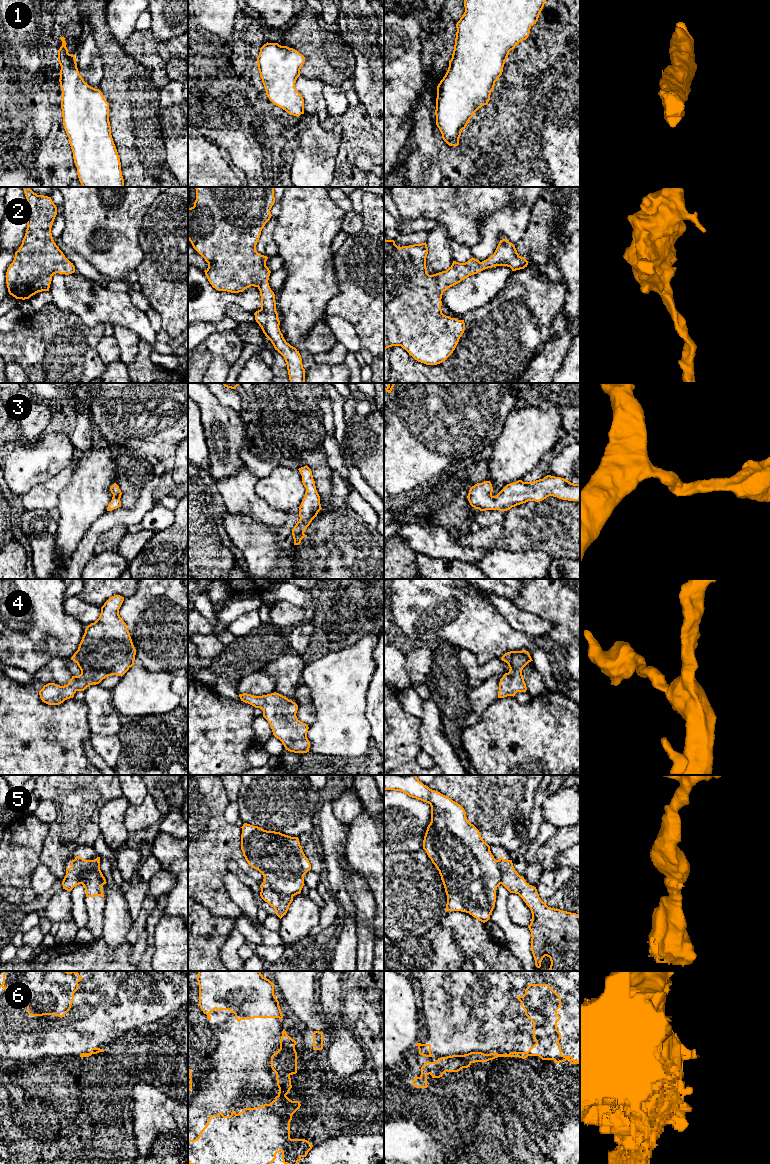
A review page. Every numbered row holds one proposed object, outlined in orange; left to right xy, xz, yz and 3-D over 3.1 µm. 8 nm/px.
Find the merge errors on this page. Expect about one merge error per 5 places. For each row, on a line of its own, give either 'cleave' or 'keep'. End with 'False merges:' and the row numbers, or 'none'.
1: keep
2: keep
3: keep
4: keep
5: cleave
6: keep
False merges: 5

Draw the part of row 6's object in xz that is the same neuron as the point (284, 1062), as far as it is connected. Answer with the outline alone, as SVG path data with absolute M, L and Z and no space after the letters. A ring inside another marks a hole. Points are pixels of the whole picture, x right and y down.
M283 1029L280 1049L271 1056L270 1066L276 1073L279 1088L275 1099L261 1107L244 1108L238 1114L232 1110L230 1116L224 1116L222 1112L211 1115L198 1138L188 1140L189 1164L272 1164L280 1151L284 1164L298 1164L302 1157L307 1156L313 1145L305 1139L290 1138L292 1115L301 1106L299 1101L286 1096L292 1088L290 1076L297 1073L296 1044Z

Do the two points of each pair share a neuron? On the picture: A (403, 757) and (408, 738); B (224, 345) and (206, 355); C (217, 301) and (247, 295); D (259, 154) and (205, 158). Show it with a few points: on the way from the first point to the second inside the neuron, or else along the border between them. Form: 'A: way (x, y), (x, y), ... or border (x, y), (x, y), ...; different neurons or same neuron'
A: way (403, 752), (405, 743); same neuron
B: way (220, 345), (216, 345), (210, 351); same neuron
C: way (224, 298), (240, 298); same neuron
D: way (246, 158), (218, 159); same neuron

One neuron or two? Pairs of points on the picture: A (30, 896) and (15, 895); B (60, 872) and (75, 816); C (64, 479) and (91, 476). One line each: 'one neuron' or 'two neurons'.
A: one neuron
B: one neuron
C: two neurons

